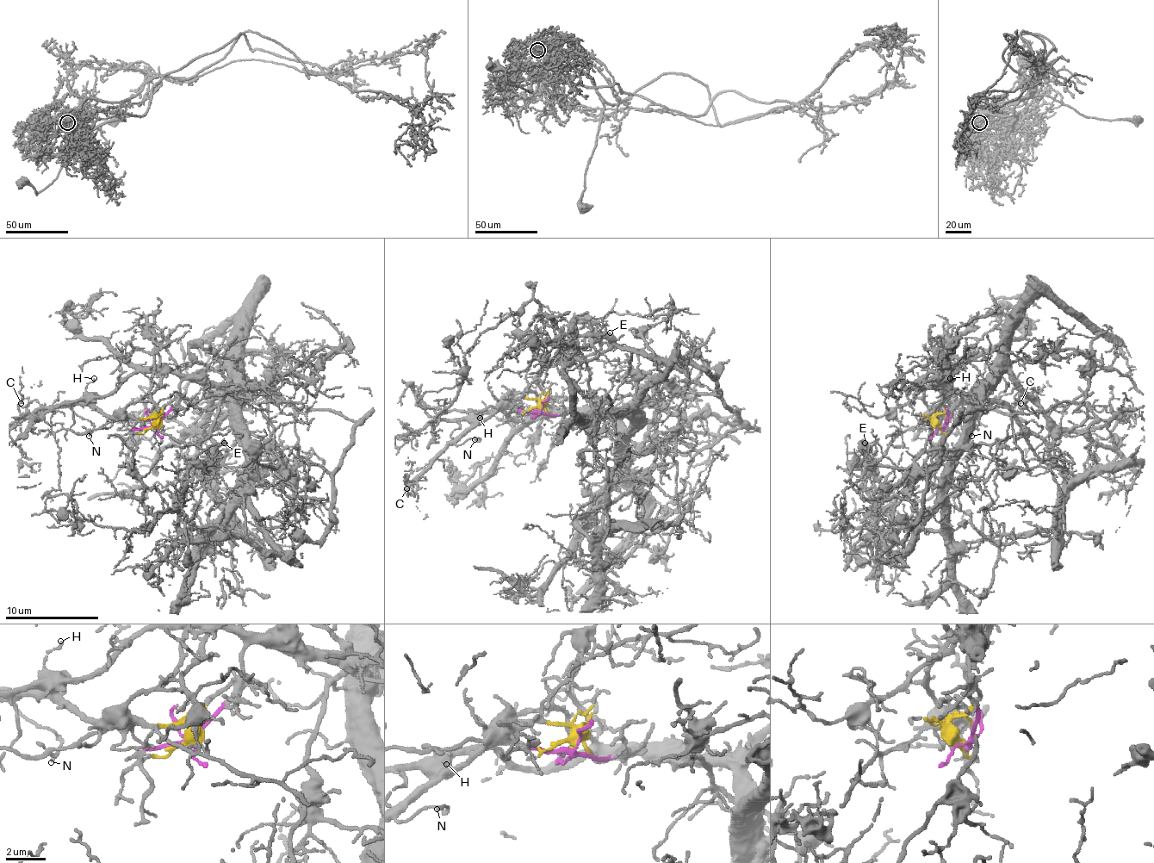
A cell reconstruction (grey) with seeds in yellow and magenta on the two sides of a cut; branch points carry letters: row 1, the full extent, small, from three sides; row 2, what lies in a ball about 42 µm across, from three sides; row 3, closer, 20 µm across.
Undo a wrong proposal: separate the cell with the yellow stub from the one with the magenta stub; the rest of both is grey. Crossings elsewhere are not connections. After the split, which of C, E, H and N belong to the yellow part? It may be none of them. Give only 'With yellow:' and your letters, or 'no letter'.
With yellow: C, E, N

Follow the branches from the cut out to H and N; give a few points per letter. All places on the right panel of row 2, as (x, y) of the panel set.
H: (941, 427), (946, 420), (944, 375), (953, 373), (944, 389), (946, 396), (953, 389), (951, 377)
N: (941, 427), (930, 418), (944, 418), (953, 408), (972, 403), (977, 408), (970, 425), (972, 437)

